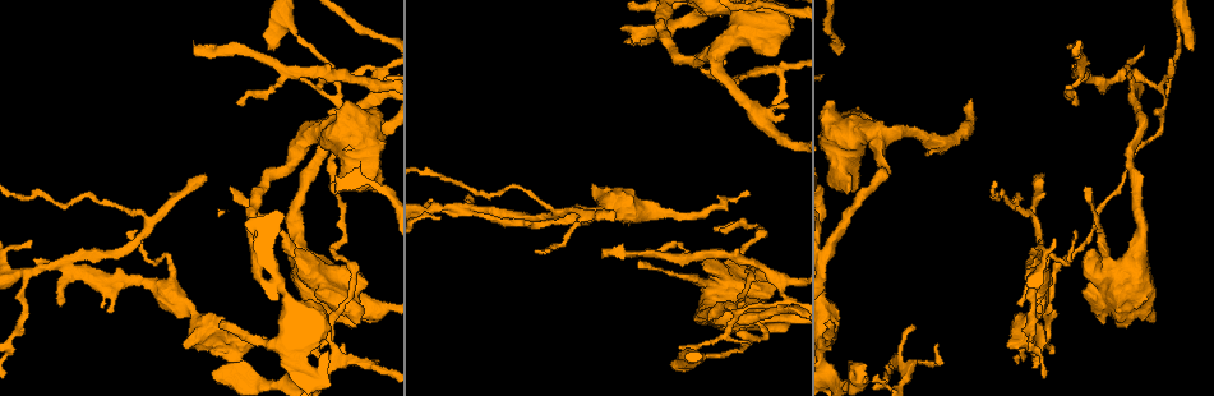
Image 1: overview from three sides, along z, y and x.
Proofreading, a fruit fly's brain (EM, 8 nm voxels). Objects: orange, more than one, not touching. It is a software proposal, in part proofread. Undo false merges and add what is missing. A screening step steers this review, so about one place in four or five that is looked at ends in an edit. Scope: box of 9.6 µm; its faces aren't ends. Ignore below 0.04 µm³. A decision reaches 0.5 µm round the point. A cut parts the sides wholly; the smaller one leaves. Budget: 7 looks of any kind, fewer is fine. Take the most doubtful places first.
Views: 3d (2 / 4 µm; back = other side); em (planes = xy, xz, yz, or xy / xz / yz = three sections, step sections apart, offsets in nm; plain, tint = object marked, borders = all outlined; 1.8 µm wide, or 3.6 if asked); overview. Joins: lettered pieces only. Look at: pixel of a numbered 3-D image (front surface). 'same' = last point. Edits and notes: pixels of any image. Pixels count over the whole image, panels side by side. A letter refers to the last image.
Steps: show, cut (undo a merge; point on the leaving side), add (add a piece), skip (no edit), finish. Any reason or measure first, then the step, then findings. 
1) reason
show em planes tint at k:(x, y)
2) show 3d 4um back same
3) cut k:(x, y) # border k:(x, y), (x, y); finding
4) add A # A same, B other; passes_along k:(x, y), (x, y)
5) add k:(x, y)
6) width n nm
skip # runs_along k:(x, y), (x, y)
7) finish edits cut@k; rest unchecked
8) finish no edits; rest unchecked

four arms meet
show 3d 4um at 1:(1135, 139)

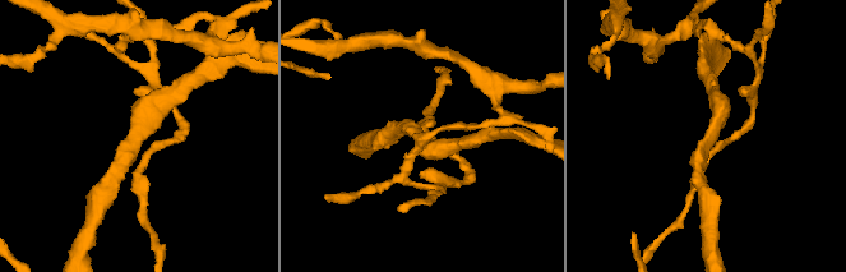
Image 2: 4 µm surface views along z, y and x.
arms 4
show em xz step 16 tint at 2:(138, 138)

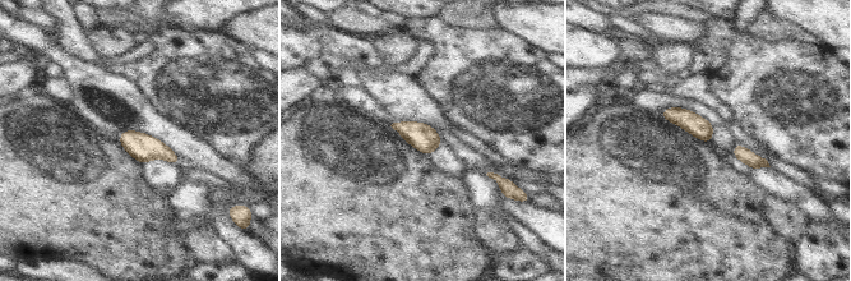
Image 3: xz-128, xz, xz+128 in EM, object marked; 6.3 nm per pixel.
cut it another way
show em planes borders same

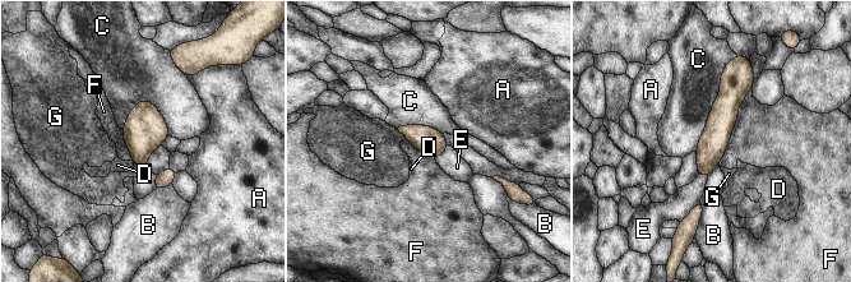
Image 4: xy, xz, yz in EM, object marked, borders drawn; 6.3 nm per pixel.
width 180 nm
skip # A other, B other, C other, D other, E other, F other, G other; all the same neuron

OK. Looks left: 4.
branch stops here
show em 3.6um planes borders at 1:(603, 256)

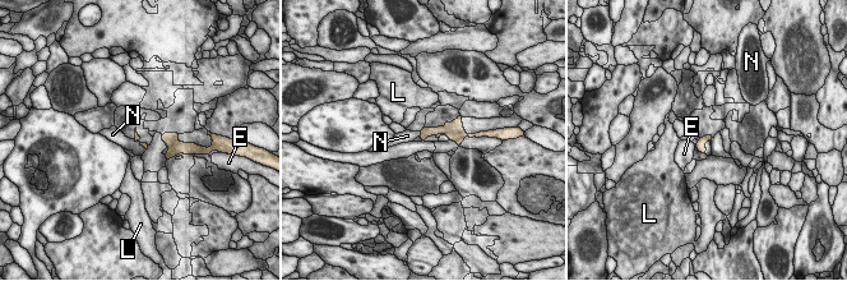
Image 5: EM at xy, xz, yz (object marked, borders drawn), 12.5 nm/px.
add N # E other, L other, N same; the neuron continues

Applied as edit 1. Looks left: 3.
free end
show 3d 2um at 1:(1044, 175)

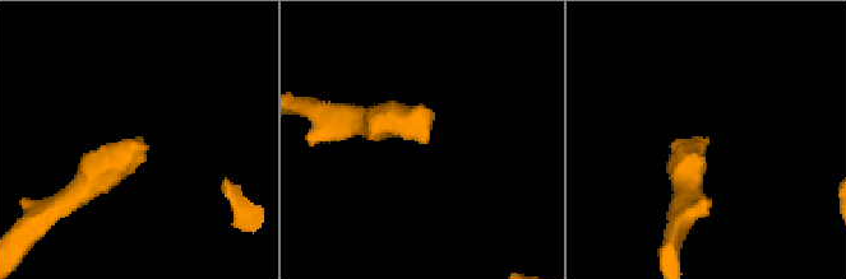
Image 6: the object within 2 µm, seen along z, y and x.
show em 3.6um planes borders at 6:(425, 143)

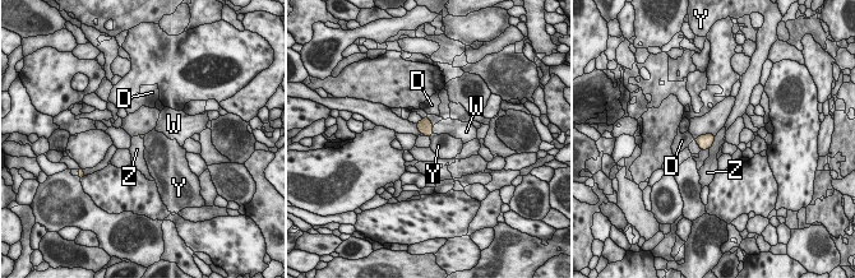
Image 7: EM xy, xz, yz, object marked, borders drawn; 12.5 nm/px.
add W # D other, W same, Y other, Z other; passes_along 7:(425, 126), (431, 130), (449, 126); the neuron continues

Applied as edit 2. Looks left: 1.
finish edits add@5, add@7; rest unchecked

